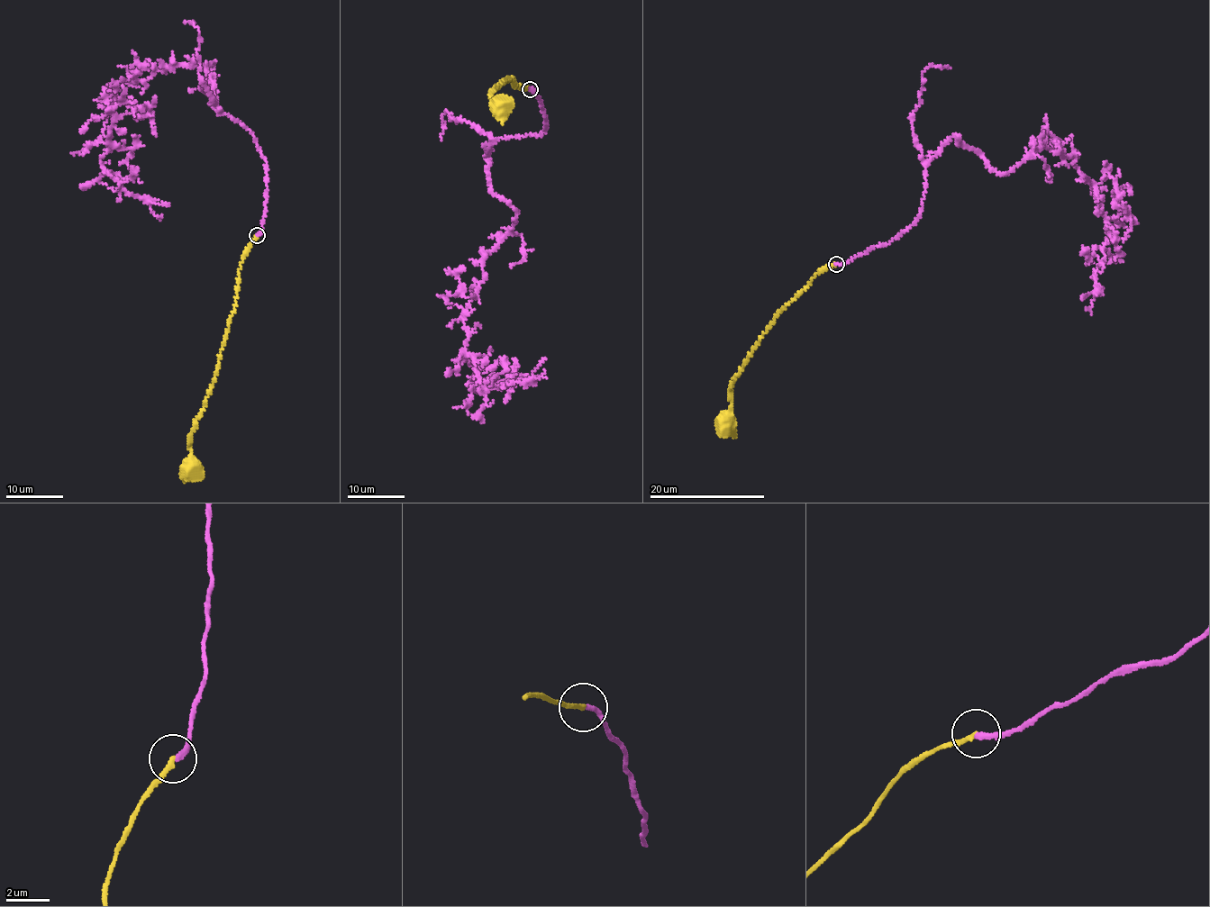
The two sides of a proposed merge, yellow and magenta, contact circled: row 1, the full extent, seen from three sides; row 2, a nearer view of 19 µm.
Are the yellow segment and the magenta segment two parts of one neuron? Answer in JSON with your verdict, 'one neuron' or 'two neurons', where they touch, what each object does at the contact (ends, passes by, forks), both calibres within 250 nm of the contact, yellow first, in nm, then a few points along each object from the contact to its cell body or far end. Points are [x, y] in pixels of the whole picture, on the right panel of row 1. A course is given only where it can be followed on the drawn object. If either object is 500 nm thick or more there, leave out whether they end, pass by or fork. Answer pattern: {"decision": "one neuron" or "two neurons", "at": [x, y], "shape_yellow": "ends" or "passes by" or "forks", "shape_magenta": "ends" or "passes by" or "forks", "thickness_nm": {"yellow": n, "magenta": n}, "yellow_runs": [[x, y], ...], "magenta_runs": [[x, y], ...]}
{"decision": "one neuron", "at": [836, 264], "shape_yellow": "ends", "shape_magenta": "ends", "thickness_nm": {"yellow": 220, "magenta": 240}, "yellow_runs": [[835, 264], [815, 275], [807, 287], [780, 311], [732, 381], [730, 432], [733, 436]], "magenta_runs": [[836, 265], [915, 222], [932, 158], [952, 138], [1002, 173], [1041, 145], [1076, 158], [1106, 218], [1087, 308]]}

